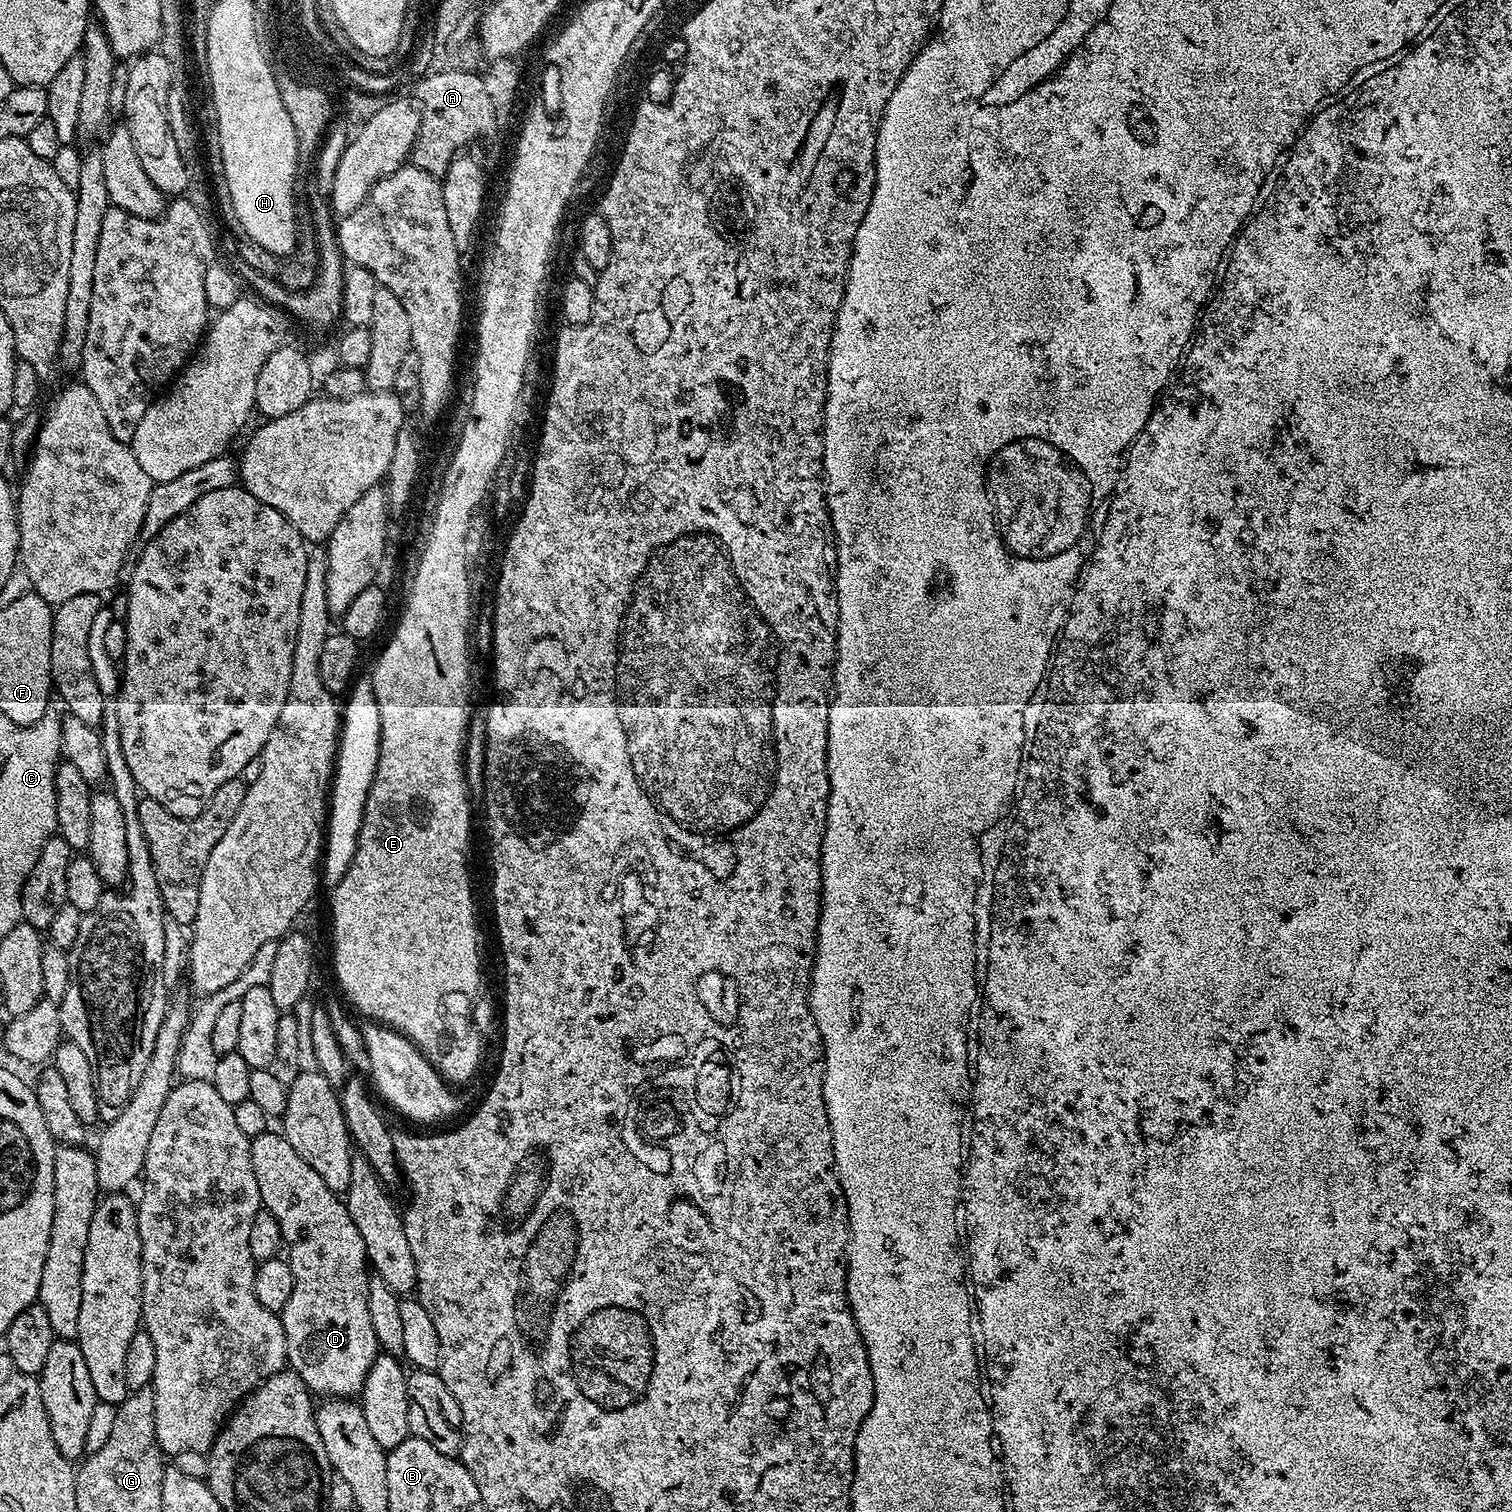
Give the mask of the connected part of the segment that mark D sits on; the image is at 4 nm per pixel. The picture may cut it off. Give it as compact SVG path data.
M269 1130L260 1136L251 1137L251 1141L252 1165L254 1166L254 1178L258 1178L260 1202L270 1214L274 1214L274 1218L278 1218L280 1229L284 1235L284 1243L287 1245L286 1259L289 1266L294 1270L294 1294L290 1294L290 1302L286 1302L283 1312L279 1313L279 1318L284 1324L284 1333L286 1334L288 1364L290 1365L291 1371L299 1374L302 1378L302 1382L306 1382L308 1391L315 1394L317 1397L359 1397L361 1390L364 1388L364 1383L366 1382L366 1374L370 1370L372 1363L376 1361L378 1355L378 1345L376 1342L376 1335L374 1334L374 1326L370 1326L370 1309L366 1306L370 1265L368 1262L368 1255L364 1249L364 1243L362 1242L362 1234L358 1230L358 1226L354 1226L354 1222L350 1218L347 1203L345 1203L337 1193L332 1192L330 1186L326 1186L326 1182L322 1182L322 1178L318 1178L318 1173L314 1170L310 1170L310 1166L306 1166L306 1162L302 1162L302 1158L298 1158L298 1150L294 1150L294 1146L290 1146L290 1142L286 1142L286 1138L283 1134L279 1131L275 1132L275 1130Z

